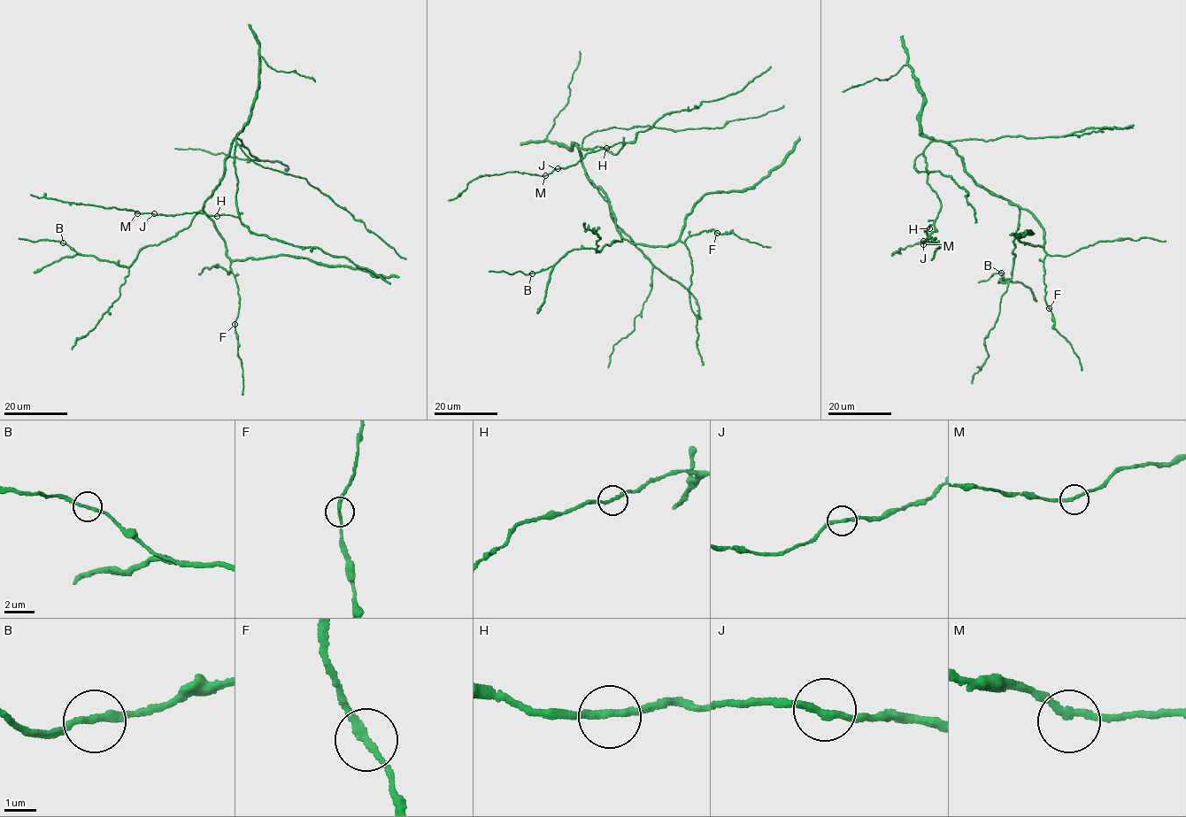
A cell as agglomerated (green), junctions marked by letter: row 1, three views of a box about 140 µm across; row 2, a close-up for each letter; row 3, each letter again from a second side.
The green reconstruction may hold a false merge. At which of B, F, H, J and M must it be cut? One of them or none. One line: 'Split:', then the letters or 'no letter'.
Split: no letter

